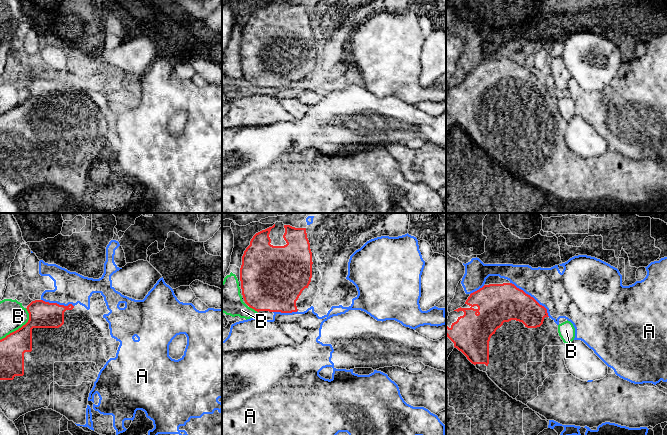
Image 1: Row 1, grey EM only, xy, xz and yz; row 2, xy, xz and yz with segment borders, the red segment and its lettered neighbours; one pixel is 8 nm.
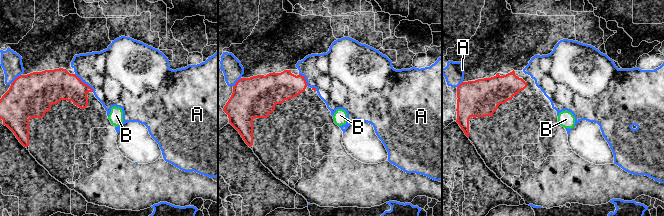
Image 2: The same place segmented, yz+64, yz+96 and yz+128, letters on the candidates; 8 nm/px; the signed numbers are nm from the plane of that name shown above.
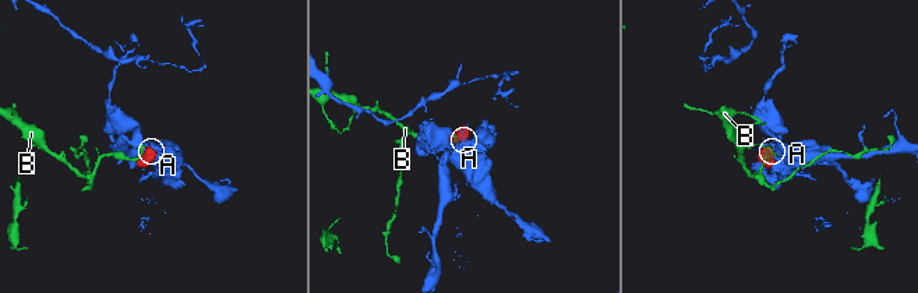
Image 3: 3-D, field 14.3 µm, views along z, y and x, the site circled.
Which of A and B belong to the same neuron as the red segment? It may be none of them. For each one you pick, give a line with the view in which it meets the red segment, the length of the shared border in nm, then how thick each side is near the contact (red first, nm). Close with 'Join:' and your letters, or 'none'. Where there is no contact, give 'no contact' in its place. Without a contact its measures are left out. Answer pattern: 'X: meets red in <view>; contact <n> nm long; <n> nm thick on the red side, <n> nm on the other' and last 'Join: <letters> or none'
Join: none

